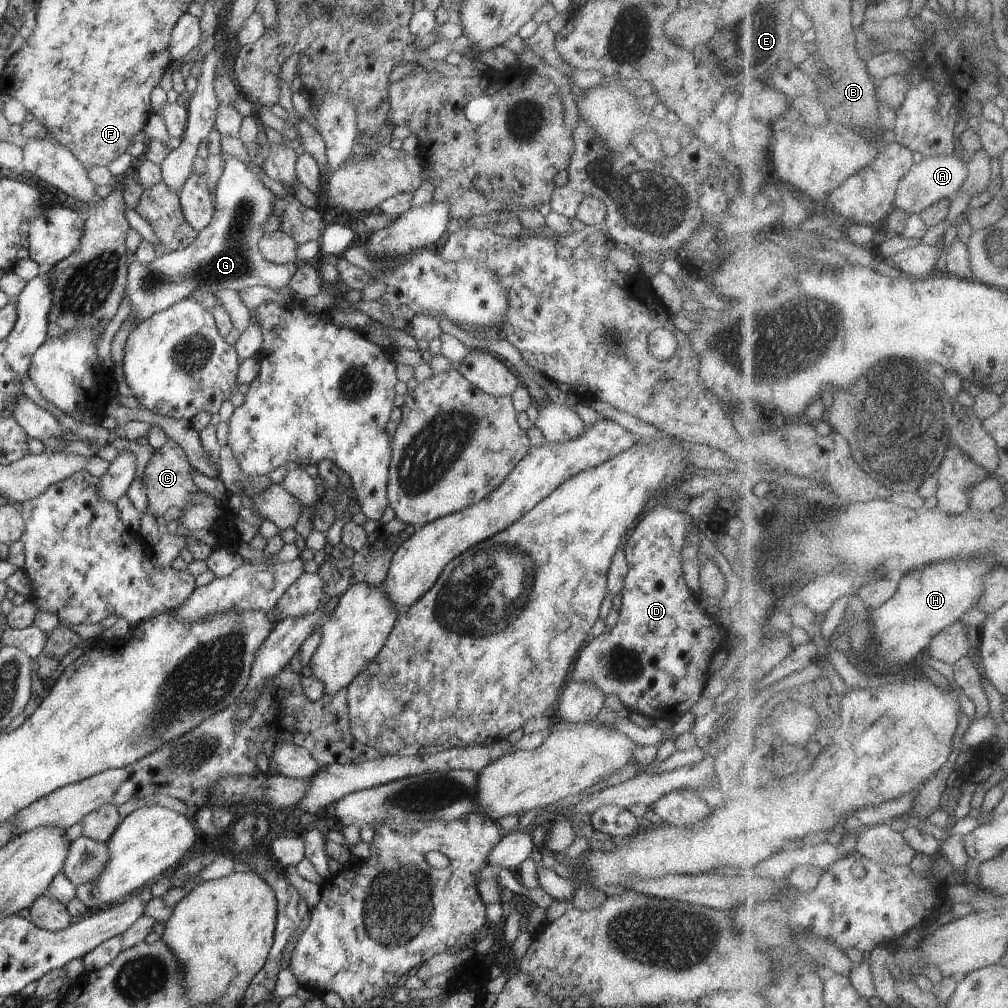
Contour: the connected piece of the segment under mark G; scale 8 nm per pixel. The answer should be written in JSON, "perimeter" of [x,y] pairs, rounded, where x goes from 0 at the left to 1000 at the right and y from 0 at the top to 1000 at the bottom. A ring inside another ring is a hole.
{"perimeter":[[[221,153],[223,167],[211,189],[213,209],[208,222],[196,229],[192,240],[180,249],[159,252],[151,260],[140,261],[131,259],[126,264],[126,285],[124,292],[129,296],[130,312],[134,313],[135,321],[147,317],[152,312],[164,309],[181,297],[188,296],[191,289],[198,287],[211,293],[218,288],[239,288],[261,284],[279,287],[286,284],[290,274],[295,269],[292,262],[274,262],[265,259],[258,250],[256,239],[263,231],[260,222],[271,212],[272,191],[261,182],[260,178],[243,161],[230,154]]]}

